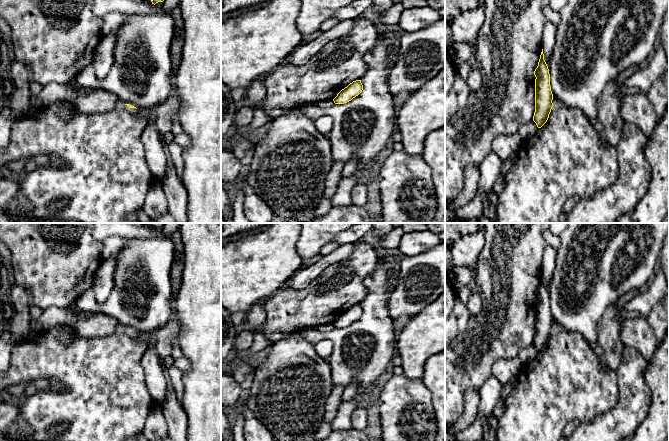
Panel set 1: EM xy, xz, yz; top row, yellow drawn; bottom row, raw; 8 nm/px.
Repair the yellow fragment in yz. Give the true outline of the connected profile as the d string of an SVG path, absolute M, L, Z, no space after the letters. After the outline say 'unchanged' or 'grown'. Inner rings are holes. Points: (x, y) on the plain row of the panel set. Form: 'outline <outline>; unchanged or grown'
outline M543 273L538 290L534 295L535 303L535 336L533 345L541 352L548 344L552 331L553 318L550 310L550 298L544 284Z; unchanged

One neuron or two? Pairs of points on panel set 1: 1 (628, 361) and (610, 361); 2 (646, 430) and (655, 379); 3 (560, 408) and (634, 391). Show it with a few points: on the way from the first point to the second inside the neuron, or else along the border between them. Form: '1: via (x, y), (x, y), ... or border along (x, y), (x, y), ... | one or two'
1: border along (625, 346), (621, 361), (614, 370) | two
2: via (657, 417), (657, 392) | one
3: border along (616, 372), (617, 403), (603, 413) | two

